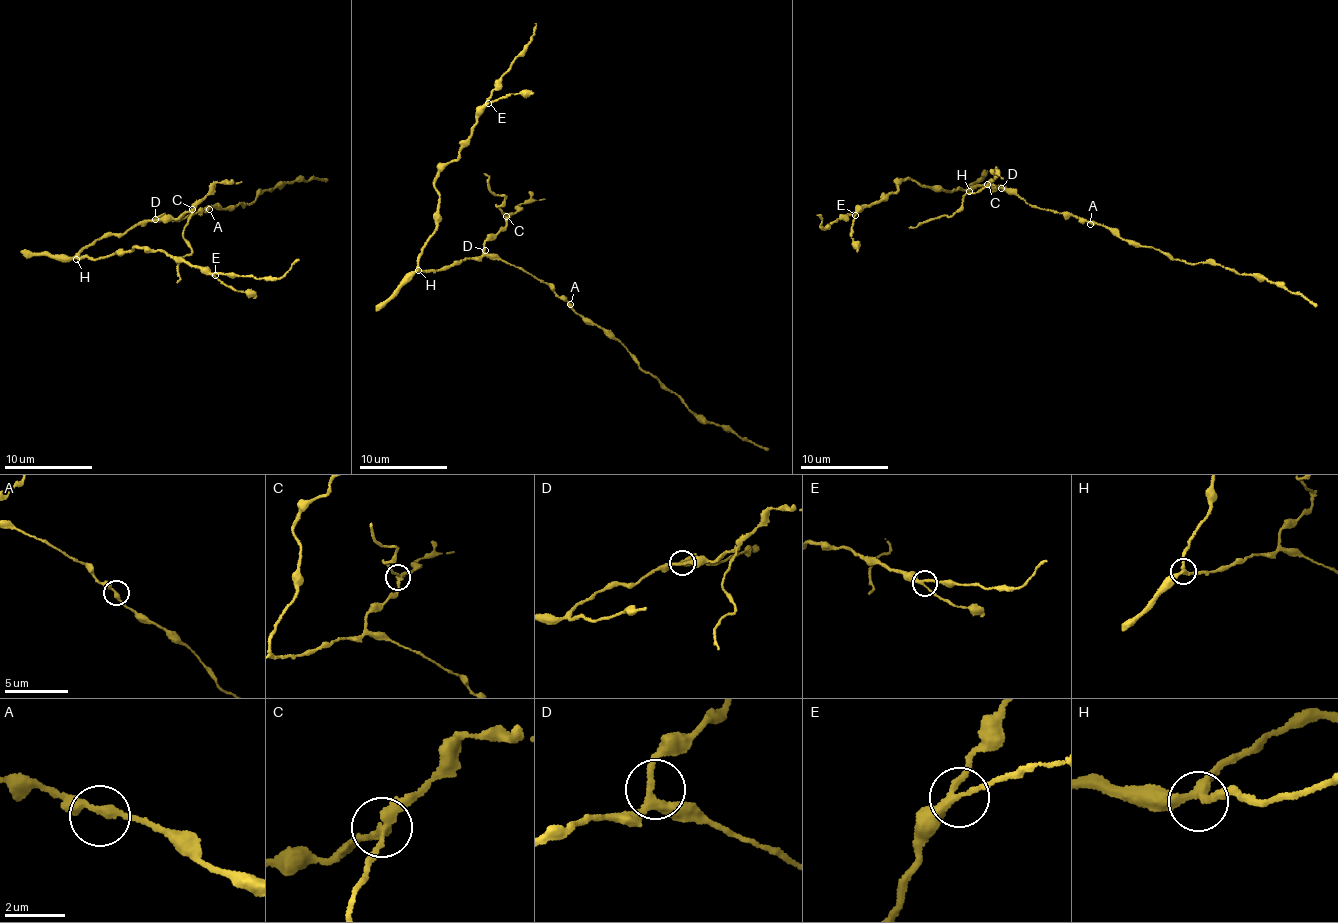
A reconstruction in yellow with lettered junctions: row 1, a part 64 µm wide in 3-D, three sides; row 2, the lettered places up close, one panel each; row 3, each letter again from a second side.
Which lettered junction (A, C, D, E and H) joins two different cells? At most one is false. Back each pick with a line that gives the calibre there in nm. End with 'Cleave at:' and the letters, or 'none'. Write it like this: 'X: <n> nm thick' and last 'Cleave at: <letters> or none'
C: 240 nm thick
Cleave at: C

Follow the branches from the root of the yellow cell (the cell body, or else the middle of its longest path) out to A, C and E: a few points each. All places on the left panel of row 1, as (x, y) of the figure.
A: (145, 221), (166, 217), (177, 221), (201, 208), (209, 209)
C: (145, 221), (177, 218), (191, 209)
E: (145, 221), (95, 239), (79, 257), (95, 261), (144, 247), (215, 275)

